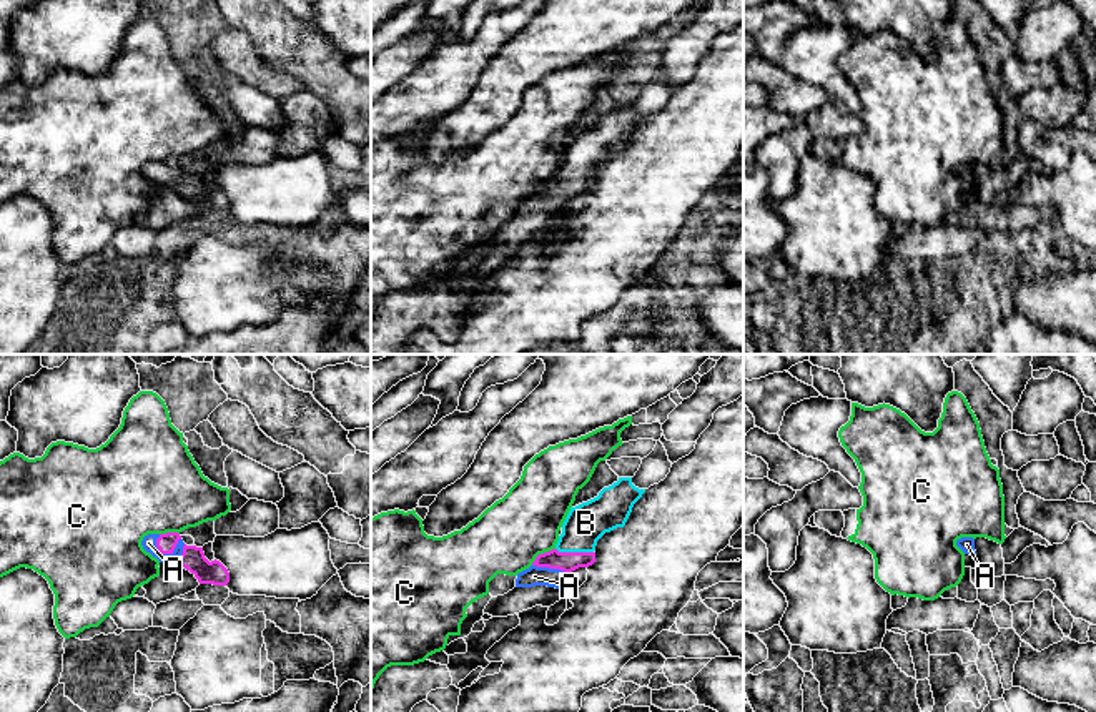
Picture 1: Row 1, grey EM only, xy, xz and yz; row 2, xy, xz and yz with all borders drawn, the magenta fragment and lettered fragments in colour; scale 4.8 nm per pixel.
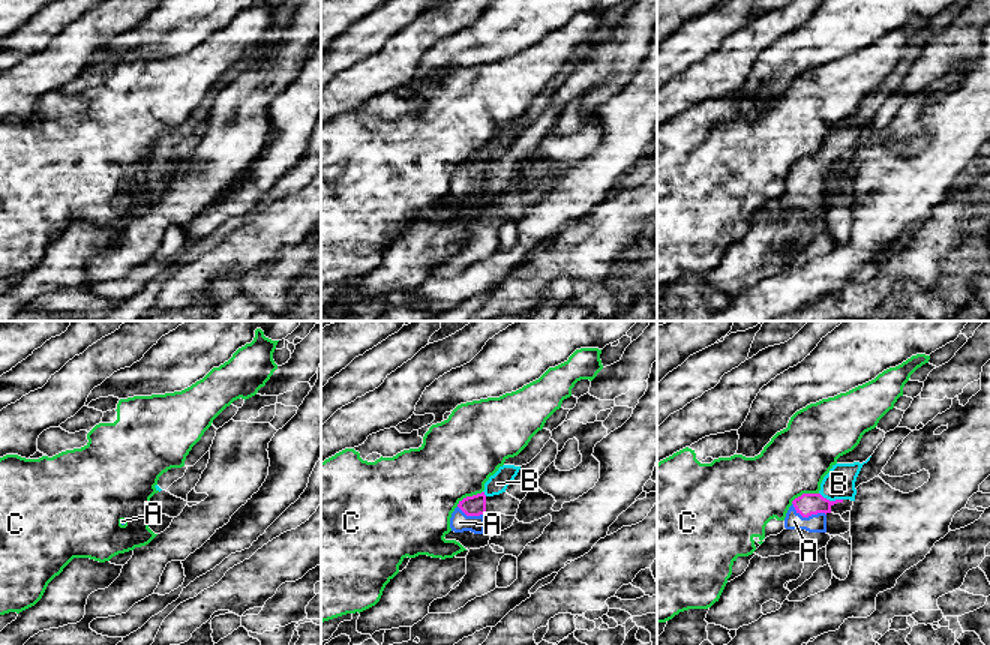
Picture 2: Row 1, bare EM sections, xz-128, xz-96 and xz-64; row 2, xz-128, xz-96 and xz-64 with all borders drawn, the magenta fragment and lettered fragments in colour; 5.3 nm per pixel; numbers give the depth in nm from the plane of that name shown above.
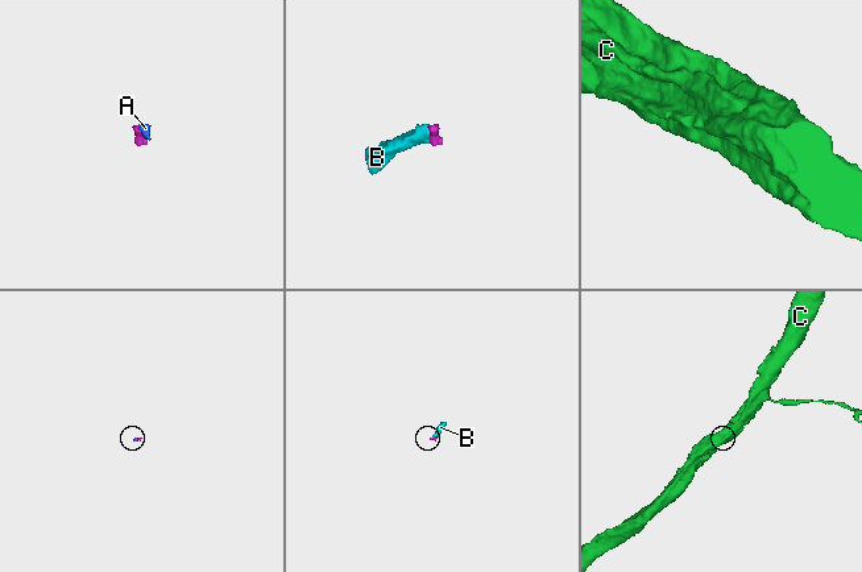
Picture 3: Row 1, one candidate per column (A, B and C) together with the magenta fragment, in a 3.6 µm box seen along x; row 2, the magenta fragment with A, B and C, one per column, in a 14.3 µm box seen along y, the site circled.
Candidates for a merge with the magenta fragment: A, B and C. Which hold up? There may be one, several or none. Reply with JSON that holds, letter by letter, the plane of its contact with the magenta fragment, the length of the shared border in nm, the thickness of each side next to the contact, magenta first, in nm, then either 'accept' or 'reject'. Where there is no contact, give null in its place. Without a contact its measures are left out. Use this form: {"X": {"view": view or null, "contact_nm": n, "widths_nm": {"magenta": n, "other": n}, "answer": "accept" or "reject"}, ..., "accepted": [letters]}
{"A": {"view": "xy", "contact_nm": 130, "widths_nm": {"magenta": 90, "other": 70}, "answer": "accept"}, "B": {"view": "xz", "contact_nm": 190, "widths_nm": {"magenta": 100, "other": 190}, "answer": "accept"}, "C": {"view": "xz", "contact_nm": 150, "widths_nm": {"magenta": 100, "other": 340}, "answer": "reject"}, "accepted": ["A", "B"]}

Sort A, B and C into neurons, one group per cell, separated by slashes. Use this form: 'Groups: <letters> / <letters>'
Groups: A B / C

